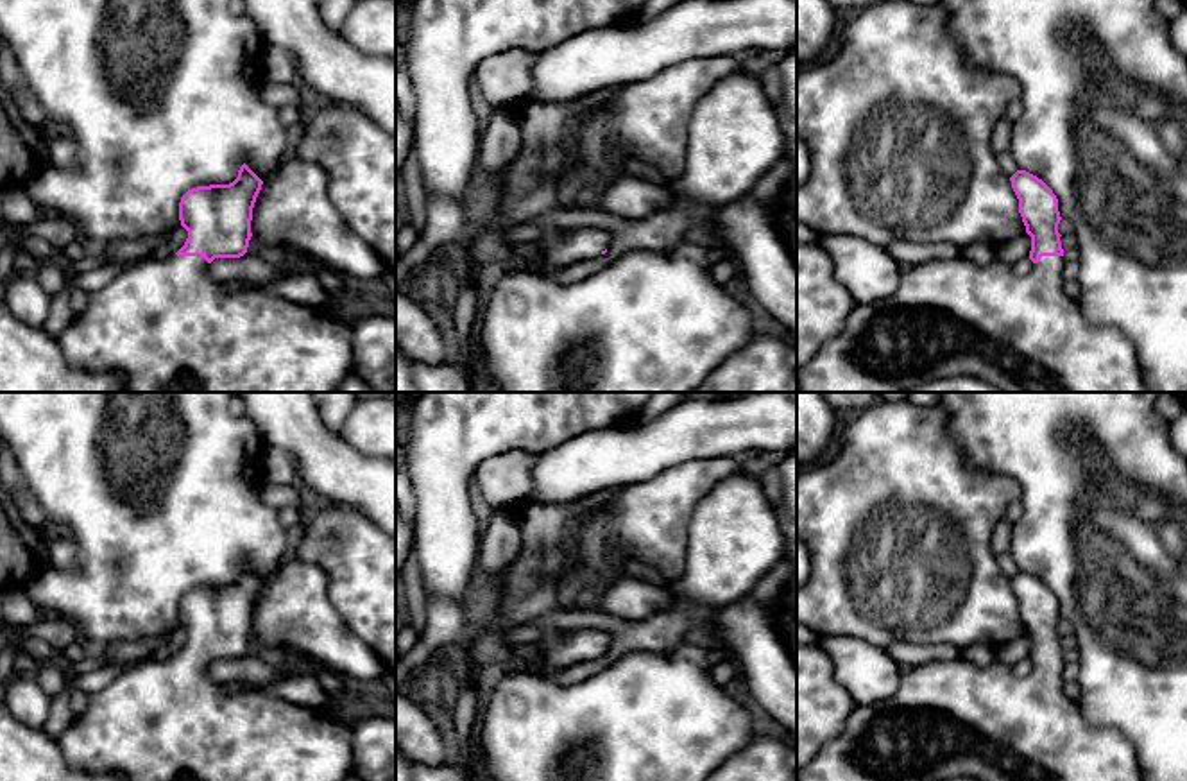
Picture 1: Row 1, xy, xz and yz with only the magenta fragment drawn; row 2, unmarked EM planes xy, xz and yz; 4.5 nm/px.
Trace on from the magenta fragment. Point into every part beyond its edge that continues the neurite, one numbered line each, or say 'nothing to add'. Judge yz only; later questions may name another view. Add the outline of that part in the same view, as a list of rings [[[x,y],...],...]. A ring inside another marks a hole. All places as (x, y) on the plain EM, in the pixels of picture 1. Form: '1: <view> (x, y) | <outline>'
1: yz (947, 719) | [[[963,657],[929,661],[902,670],[897,693],[888,700],[854,706],[840,734],[827,740],[818,754],[797,770],[797,781],[940,781],[958,776],[969,776],[979,781],[1142,781],[1133,743],[1117,729],[1092,727],[1083,718],[1078,702],[1065,693],[1063,663],[1063,657],[1042,657],[1024,677],[1019,677],[1012,666],[1003,663],[976,666]]]

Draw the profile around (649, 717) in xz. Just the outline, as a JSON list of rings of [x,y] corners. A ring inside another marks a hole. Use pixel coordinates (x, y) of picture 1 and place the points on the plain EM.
[[[643,650],[571,686],[553,684],[530,665],[510,665],[487,695],[474,729],[474,747],[494,781],[705,781],[756,733],[752,715],[713,681],[709,666]],[[580,747],[594,749],[591,767],[573,763]]]

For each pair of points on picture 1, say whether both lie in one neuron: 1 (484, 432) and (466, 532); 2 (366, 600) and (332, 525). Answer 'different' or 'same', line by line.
1: same
2: same

